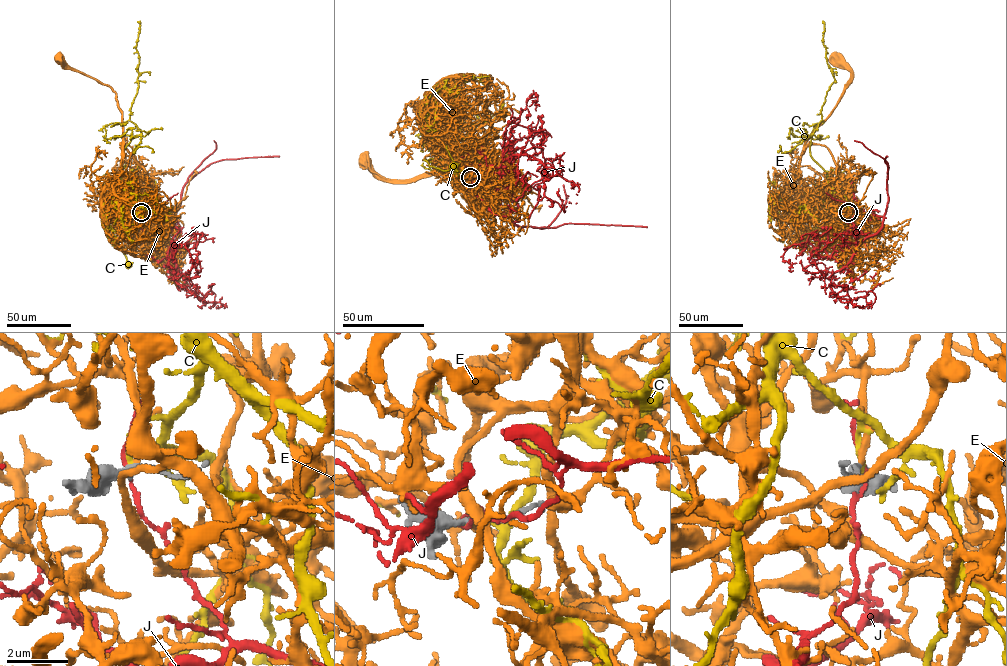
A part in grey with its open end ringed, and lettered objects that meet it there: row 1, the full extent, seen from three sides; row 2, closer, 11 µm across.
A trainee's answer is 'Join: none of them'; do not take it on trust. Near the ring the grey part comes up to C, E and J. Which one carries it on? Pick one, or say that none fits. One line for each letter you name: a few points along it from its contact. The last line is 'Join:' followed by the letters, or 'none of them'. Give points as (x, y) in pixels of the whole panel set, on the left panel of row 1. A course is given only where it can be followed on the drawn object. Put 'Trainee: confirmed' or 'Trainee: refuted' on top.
Trainee: refuted
E: via (141, 212), (139, 208), (149, 181), (146, 172), (120, 144), (122, 113), (117, 95), (59, 59)
Join: E

